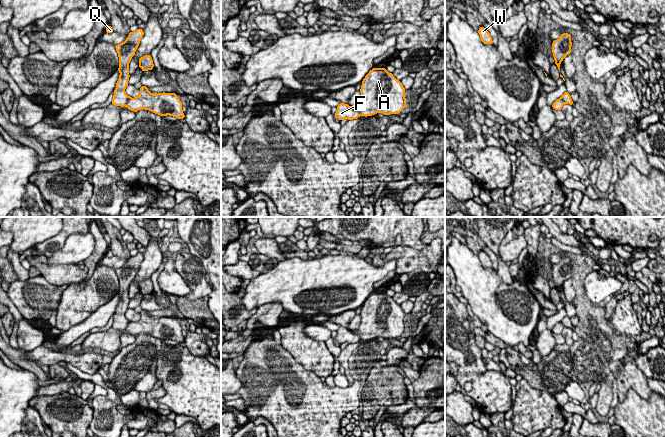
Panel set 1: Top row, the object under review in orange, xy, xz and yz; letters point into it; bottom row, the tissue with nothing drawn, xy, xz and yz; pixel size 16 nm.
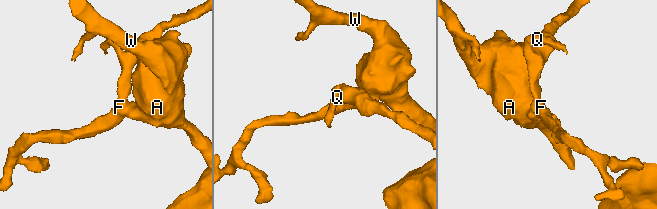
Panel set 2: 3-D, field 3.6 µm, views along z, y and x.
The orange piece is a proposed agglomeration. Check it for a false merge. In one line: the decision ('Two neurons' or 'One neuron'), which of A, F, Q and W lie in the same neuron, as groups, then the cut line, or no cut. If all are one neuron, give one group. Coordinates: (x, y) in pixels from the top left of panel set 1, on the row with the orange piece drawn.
Two neurons. Groups: A W / F Q. Split along xz (351, 107), (360, 114)

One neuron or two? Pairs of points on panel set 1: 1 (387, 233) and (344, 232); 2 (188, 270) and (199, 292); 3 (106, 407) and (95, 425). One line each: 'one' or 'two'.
1: one
2: one
3: one

